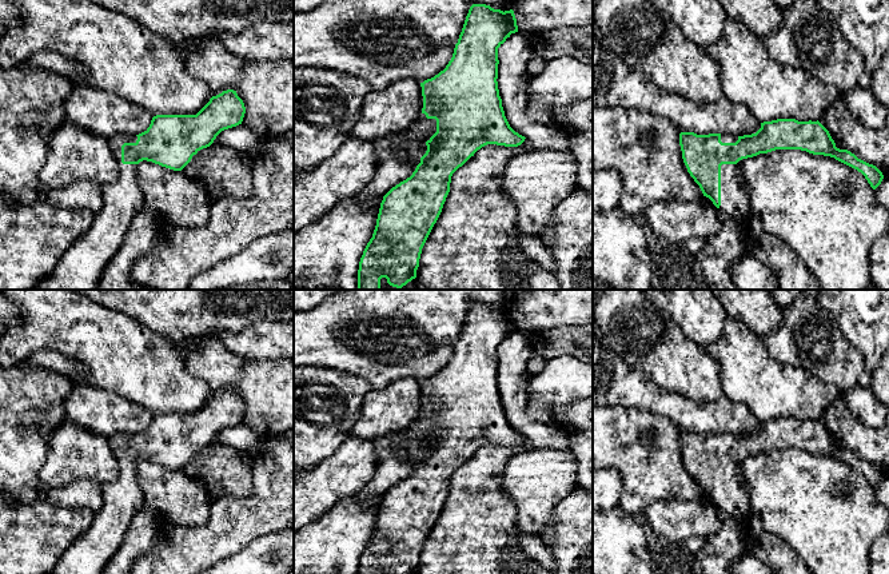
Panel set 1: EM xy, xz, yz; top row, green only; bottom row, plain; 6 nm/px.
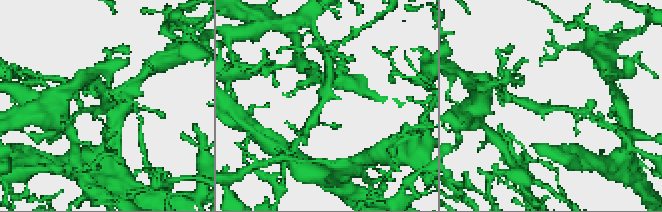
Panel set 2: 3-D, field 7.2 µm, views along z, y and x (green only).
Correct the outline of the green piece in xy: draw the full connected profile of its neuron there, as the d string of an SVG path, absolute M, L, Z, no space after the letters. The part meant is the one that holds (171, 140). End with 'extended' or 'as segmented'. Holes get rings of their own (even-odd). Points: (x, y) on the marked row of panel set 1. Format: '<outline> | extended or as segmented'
M227 89L212 96L196 115L156 115L150 127L139 135L119 133L109 137L119 176L113 183L101 186L103 206L91 228L65 251L53 272L40 282L39 290L99 290L99 280L107 264L121 247L132 219L144 207L144 195L137 182L137 164L147 160L182 171L192 156L210 147L222 131L242 124L244 113L244 103L236 91Z | extended

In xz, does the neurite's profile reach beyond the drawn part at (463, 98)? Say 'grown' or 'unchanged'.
grown

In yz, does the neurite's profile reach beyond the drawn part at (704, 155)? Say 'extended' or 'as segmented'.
extended

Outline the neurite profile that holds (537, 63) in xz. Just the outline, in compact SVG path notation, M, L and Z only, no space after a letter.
M534 53L534 56L527 63L527 76L538 75L546 65L546 59L541 55Z

